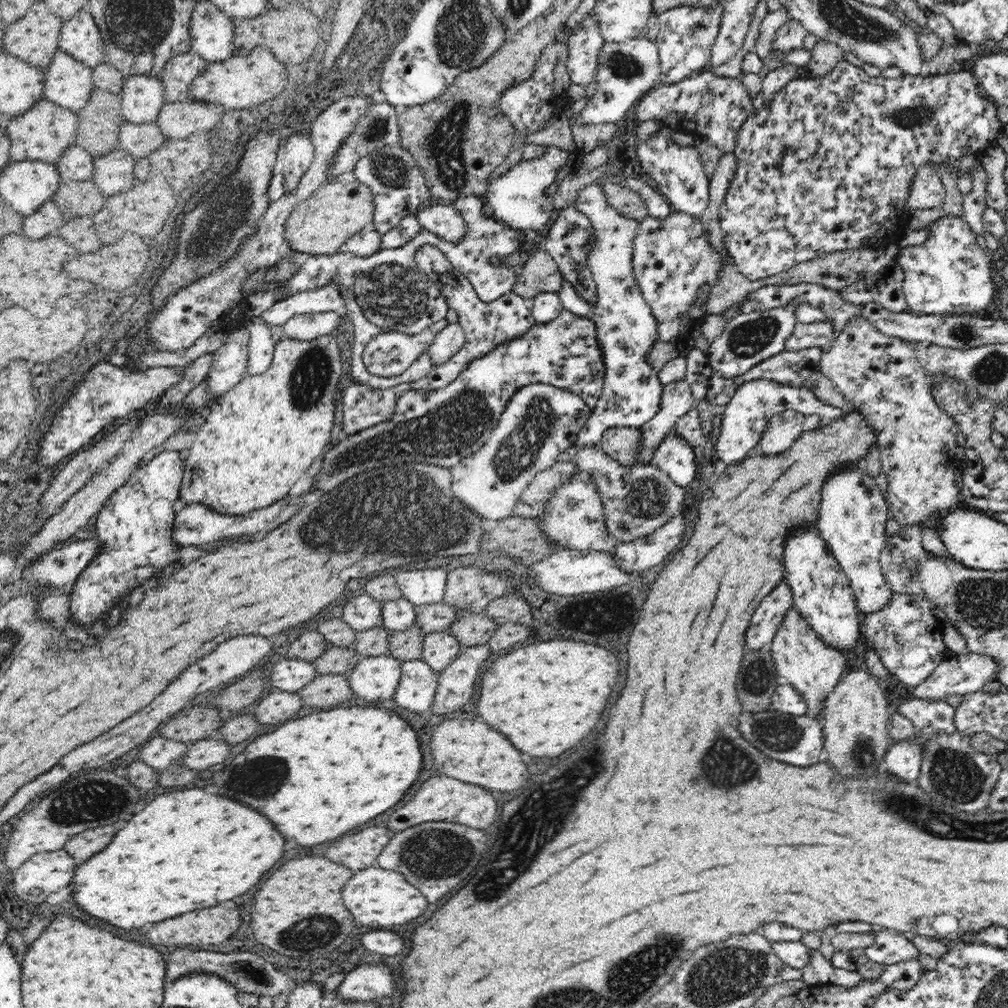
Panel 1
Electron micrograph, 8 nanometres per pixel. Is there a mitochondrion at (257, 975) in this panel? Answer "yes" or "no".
yes

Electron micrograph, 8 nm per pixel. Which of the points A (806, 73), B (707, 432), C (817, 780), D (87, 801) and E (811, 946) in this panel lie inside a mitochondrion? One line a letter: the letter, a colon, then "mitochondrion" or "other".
A: other
B: other
C: other
D: mitochondrion
E: other

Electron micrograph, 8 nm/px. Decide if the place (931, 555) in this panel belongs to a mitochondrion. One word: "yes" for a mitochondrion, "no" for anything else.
no

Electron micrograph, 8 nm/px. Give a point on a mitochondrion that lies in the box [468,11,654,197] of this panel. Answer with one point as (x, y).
(624, 65)

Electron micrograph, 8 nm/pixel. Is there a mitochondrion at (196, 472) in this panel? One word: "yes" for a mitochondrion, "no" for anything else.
yes

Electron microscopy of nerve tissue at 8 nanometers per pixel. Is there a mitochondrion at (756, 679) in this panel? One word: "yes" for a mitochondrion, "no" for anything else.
yes

